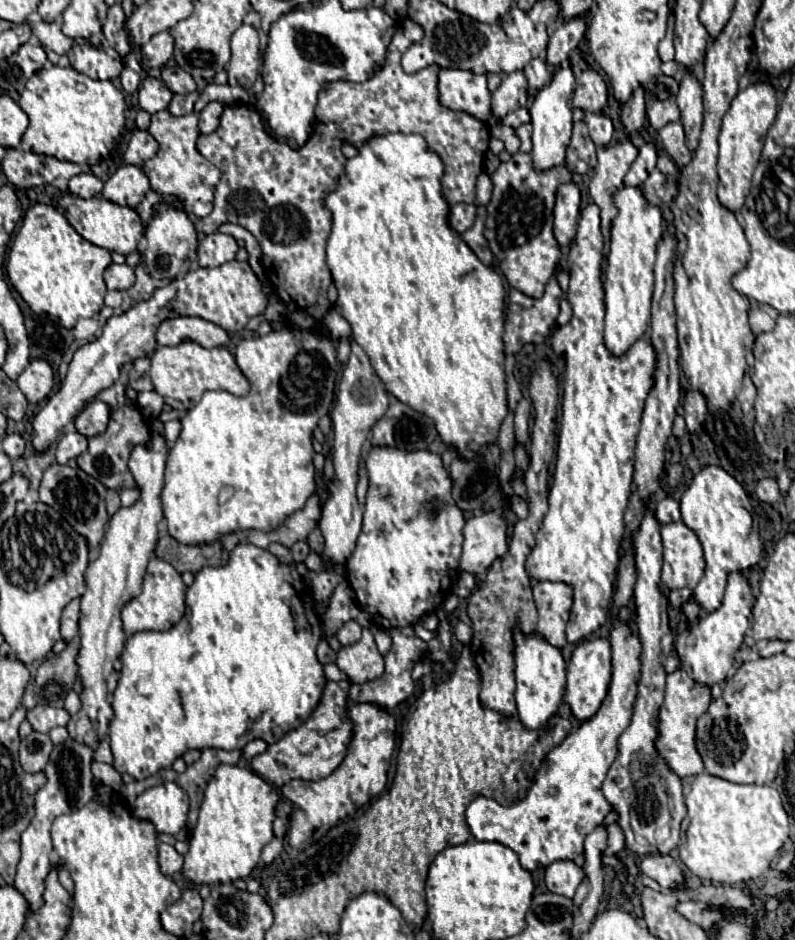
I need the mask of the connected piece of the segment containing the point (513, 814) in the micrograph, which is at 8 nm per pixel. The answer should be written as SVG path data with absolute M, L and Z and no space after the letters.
M628 604L620 608L612 620L612 682L608 696L592 718L584 720L546 756L526 798L504 806L492 798L478 796L466 808L466 820L474 838L482 842L500 842L512 848L520 864L530 872L556 860L574 860L580 856L584 852L586 834L590 834L612 810L600 786L618 754L618 736L632 720L632 708L638 694L642 644L634 628L634 614L634 606Z

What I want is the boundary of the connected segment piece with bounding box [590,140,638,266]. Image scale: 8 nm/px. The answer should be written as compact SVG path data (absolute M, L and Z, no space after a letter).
M630 140L597 148L597 164L590 180L590 197L600 206L604 266L608 258L608 228L612 228L612 216L616 216L616 208L612 208L612 192L616 192L616 188L622 188L622 178L636 156L638 150Z

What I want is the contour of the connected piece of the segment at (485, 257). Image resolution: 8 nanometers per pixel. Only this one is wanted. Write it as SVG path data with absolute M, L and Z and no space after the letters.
M478 206L476 222L474 222L472 228L468 228L468 232L462 234L462 240L472 248L472 252L474 252L486 266L490 266L490 262L492 262L492 252L490 252L488 242L486 242L486 238L484 238L484 234L482 234L482 230L484 230L484 218L486 218L486 210L484 210L484 206Z

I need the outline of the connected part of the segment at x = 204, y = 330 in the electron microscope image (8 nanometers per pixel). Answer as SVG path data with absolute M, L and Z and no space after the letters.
M182 316L164 320L156 332L156 340L160 346L176 346L184 340L192 340L204 348L216 348L228 342L228 332L204 318Z

